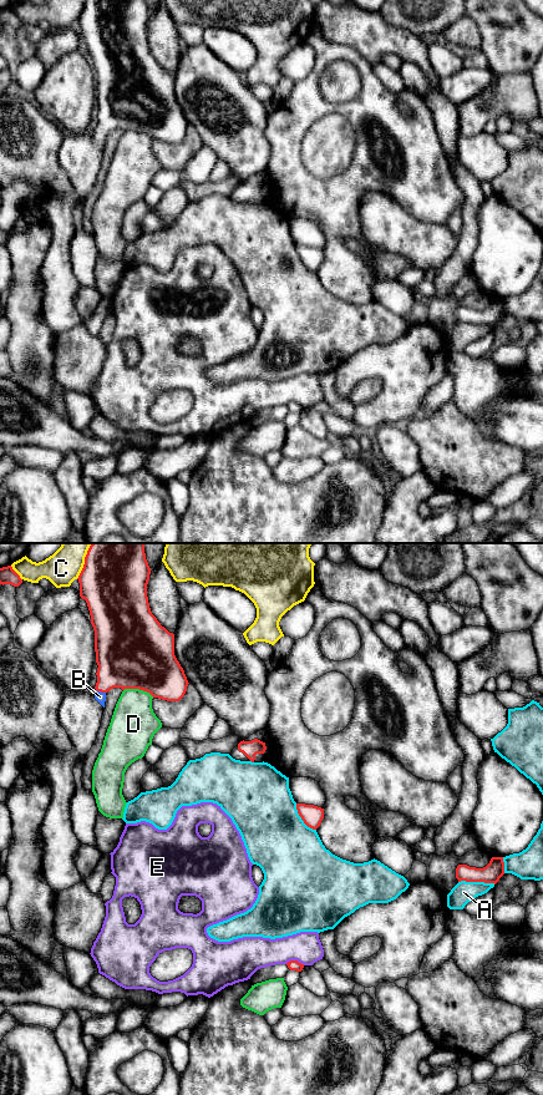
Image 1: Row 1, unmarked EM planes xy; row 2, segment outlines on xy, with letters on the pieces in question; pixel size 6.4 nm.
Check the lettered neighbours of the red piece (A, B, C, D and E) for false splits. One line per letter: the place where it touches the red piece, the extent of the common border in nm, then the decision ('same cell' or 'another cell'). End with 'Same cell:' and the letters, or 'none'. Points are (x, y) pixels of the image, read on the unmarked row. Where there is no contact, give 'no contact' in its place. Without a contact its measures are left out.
A: xy (477, 323) | 240 nm | another cell
B: xy (101, 133) | 70 nm | same cell
C: xy (82, 10) | 150 nm | another cell
D: xy (138, 130) | 200 nm | another cell
E: xy (295, 402) | 130 nm | another cell
Same cell: B

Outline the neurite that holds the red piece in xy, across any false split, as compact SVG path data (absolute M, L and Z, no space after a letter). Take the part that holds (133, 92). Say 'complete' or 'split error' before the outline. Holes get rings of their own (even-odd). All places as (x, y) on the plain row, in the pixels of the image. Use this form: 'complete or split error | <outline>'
split error | M85 0L77 20L95 72L98 107L95 141L103 149L106 135L113 130L139 131L167 143L179 143L187 133L189 125L174 97L174 76L161 67L149 50L149 16L146 0Z

